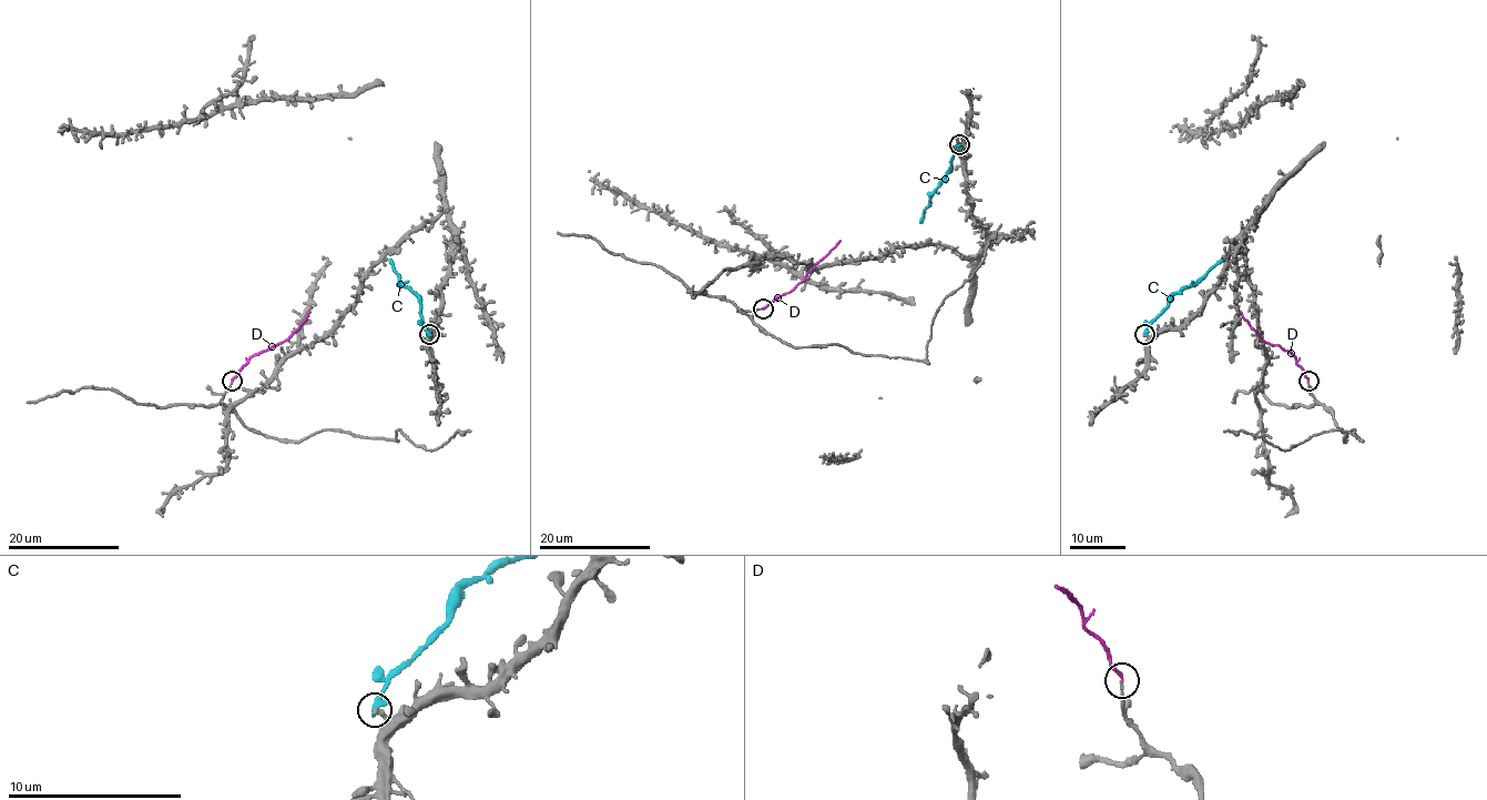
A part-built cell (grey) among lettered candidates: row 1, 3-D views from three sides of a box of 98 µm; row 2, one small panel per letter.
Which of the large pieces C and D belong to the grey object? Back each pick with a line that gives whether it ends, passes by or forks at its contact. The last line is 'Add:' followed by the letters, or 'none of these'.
D: it ends
Add: D

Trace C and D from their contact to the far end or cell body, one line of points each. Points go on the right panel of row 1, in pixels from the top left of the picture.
C: (1143, 334), (1175, 293), (1199, 281), (1223, 259)
D: (1309, 381), (1293, 356), (1276, 345), (1267, 343), (1240, 310)

